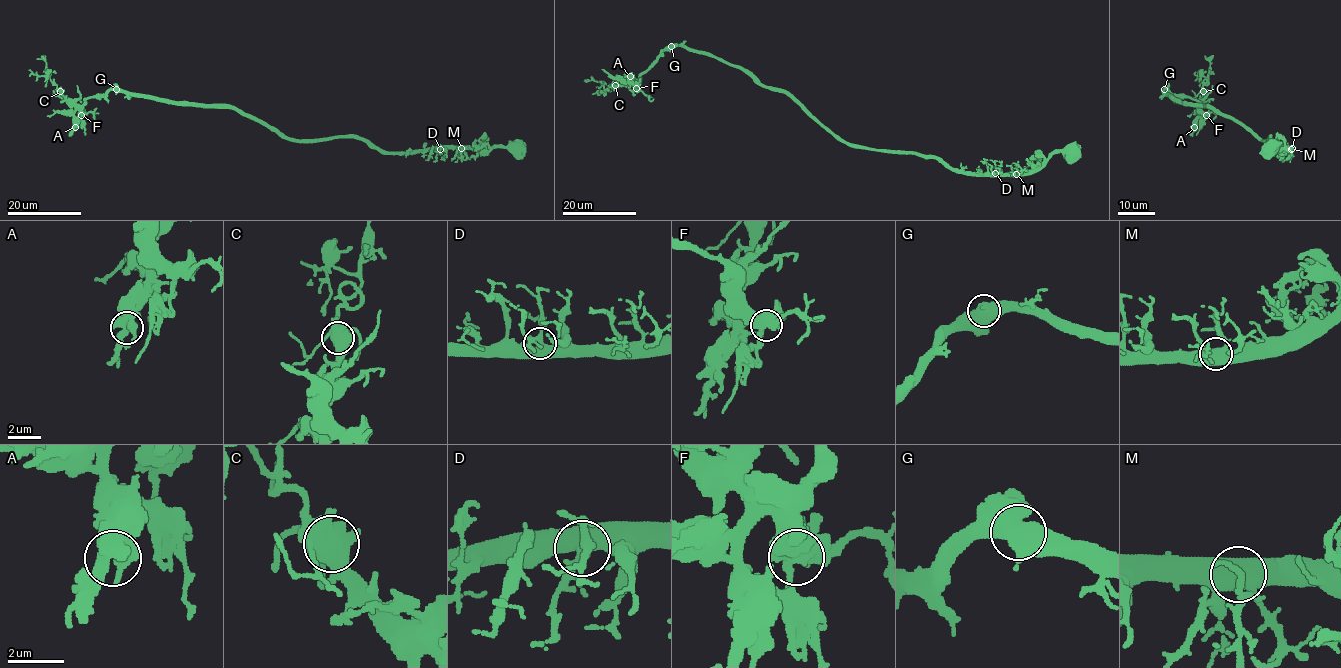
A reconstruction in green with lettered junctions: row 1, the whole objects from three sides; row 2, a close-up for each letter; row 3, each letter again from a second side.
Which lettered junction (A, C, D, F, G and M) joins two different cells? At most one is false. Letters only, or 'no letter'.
C

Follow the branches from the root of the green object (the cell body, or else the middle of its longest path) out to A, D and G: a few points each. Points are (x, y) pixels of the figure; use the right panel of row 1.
A: (1269, 149), (1292, 151), (1165, 90), (1197, 102), (1194, 127)
D: (1269, 149), (1291, 149)
G: (1269, 149), (1292, 151), (1278, 151), (1269, 138), (1260, 140), (1241, 123), (1211, 107), (1179, 103), (1164, 89)

